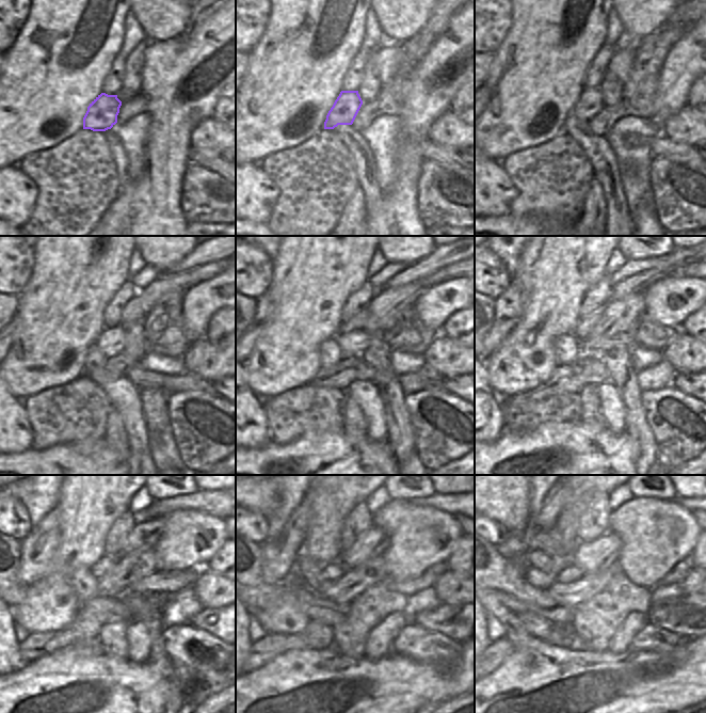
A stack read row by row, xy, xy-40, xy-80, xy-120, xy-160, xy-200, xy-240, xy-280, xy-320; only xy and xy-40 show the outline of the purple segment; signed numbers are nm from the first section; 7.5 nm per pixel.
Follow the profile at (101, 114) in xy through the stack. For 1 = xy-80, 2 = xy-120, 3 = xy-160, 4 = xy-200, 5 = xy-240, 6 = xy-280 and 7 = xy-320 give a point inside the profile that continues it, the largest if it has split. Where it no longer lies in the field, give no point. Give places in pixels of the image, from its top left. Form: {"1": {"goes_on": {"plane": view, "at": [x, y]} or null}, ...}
{"1": {"goes_on": {"plane": "xy-80", "at": [590, 101]}}, "2": {"goes_on": {"plane": "xy-120", "at": [111, 342]}}, "3": {"goes_on": {"plane": "xy-160", "at": [354, 343]}}, "4": {"goes_on": {"plane": "xy-200", "at": [594, 345]}}, "5": {"goes_on": {"plane": "xy-240", "at": [170, 583]}}, "6": {"goes_on": {"plane": "xy-280", "at": [428, 579]}}, "7": {"goes_on": {"plane": "xy-320", "at": [682, 569]}}}

